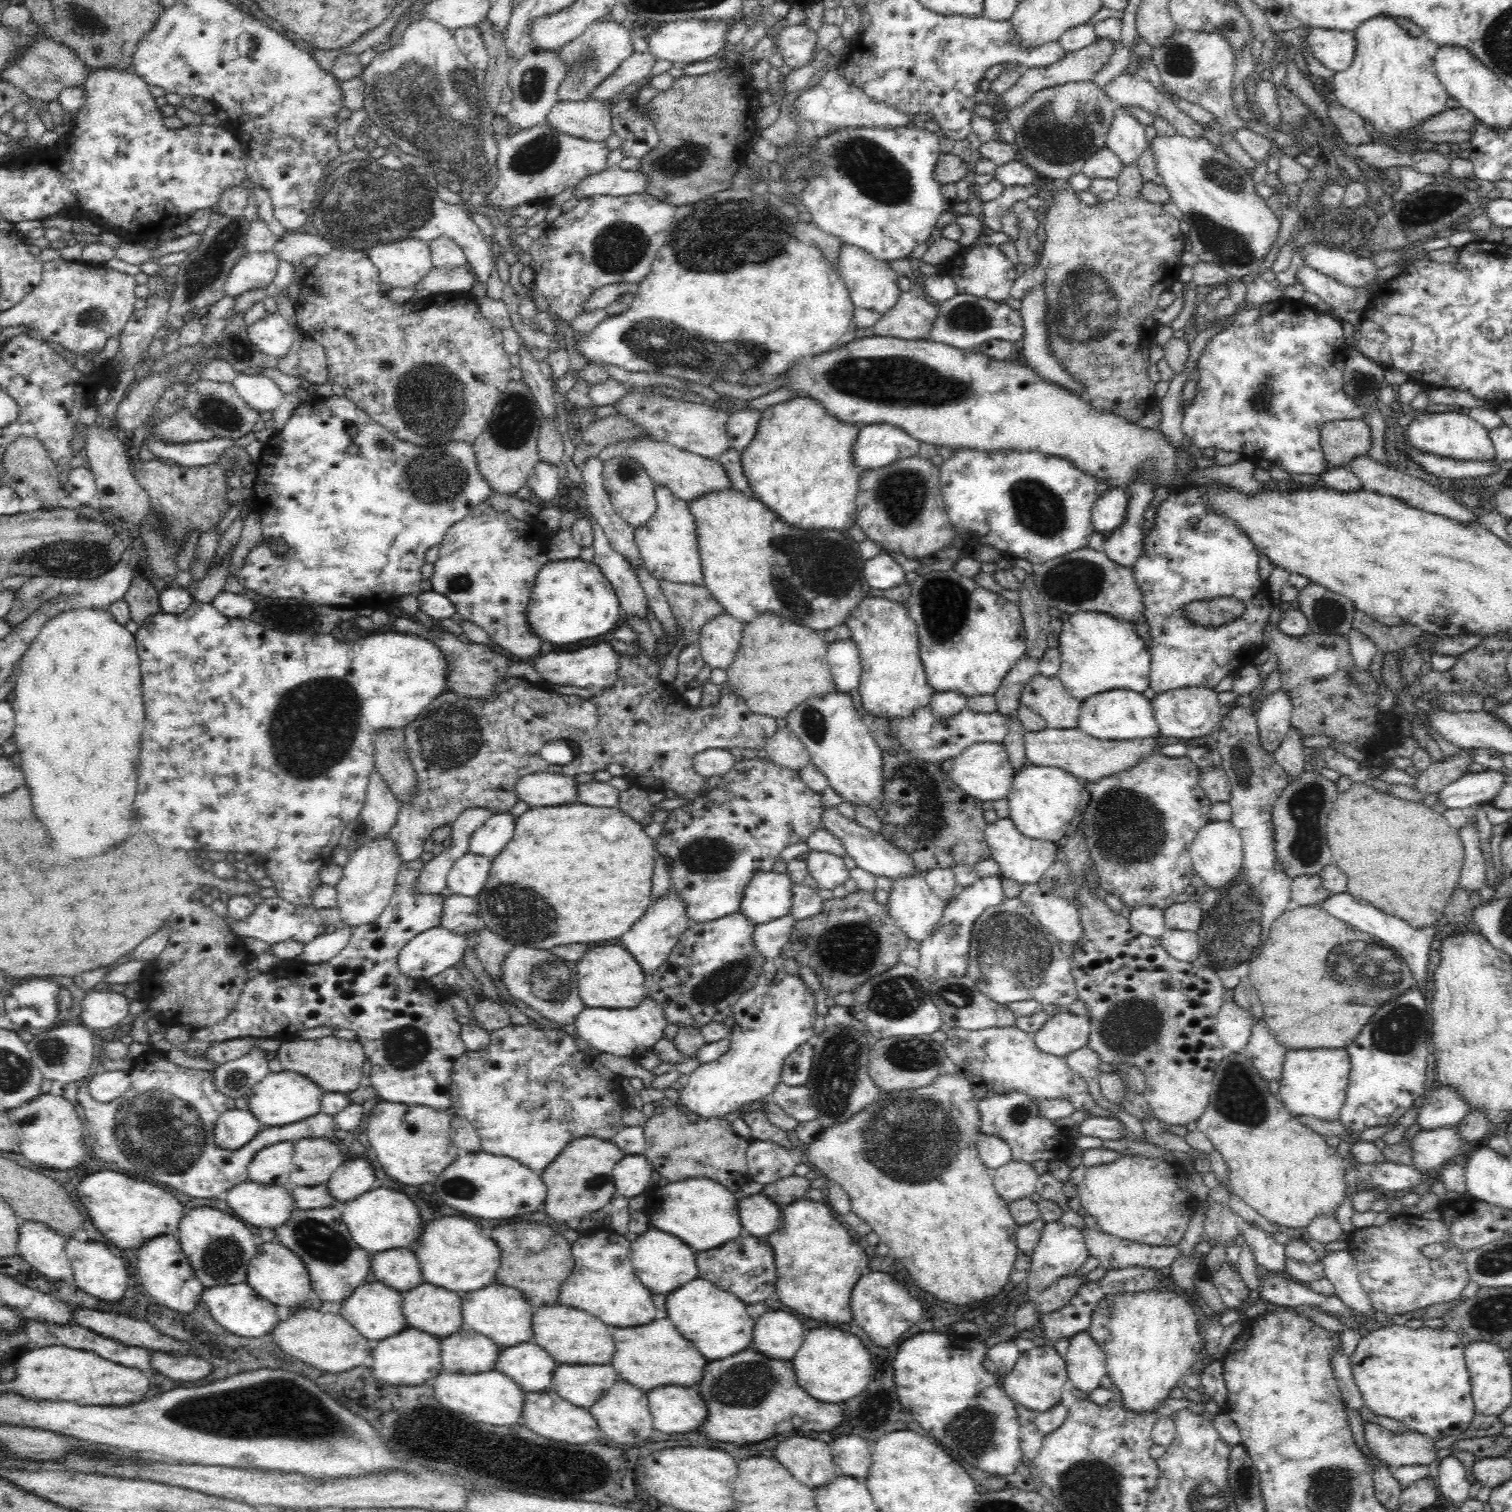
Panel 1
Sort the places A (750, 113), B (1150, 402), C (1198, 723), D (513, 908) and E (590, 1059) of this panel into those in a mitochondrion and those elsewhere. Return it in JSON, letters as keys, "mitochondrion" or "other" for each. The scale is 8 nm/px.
{"A":"other","B":"other","C":"other","D":"mitochondrion","E":"other"}

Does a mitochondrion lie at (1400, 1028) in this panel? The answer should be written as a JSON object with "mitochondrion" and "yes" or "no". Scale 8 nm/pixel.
{"mitochondrion":"yes"}

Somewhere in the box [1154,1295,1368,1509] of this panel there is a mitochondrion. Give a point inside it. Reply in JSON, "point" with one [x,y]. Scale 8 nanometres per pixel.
{"point":[1242,1478]}

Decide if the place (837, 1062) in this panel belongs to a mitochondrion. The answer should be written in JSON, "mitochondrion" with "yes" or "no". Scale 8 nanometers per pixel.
{"mitochondrion":"yes"}

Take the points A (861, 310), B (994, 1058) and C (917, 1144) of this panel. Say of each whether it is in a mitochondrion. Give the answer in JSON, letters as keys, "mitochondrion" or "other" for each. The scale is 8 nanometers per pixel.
{"A":"other","B":"other","C":"mitochondrion"}

